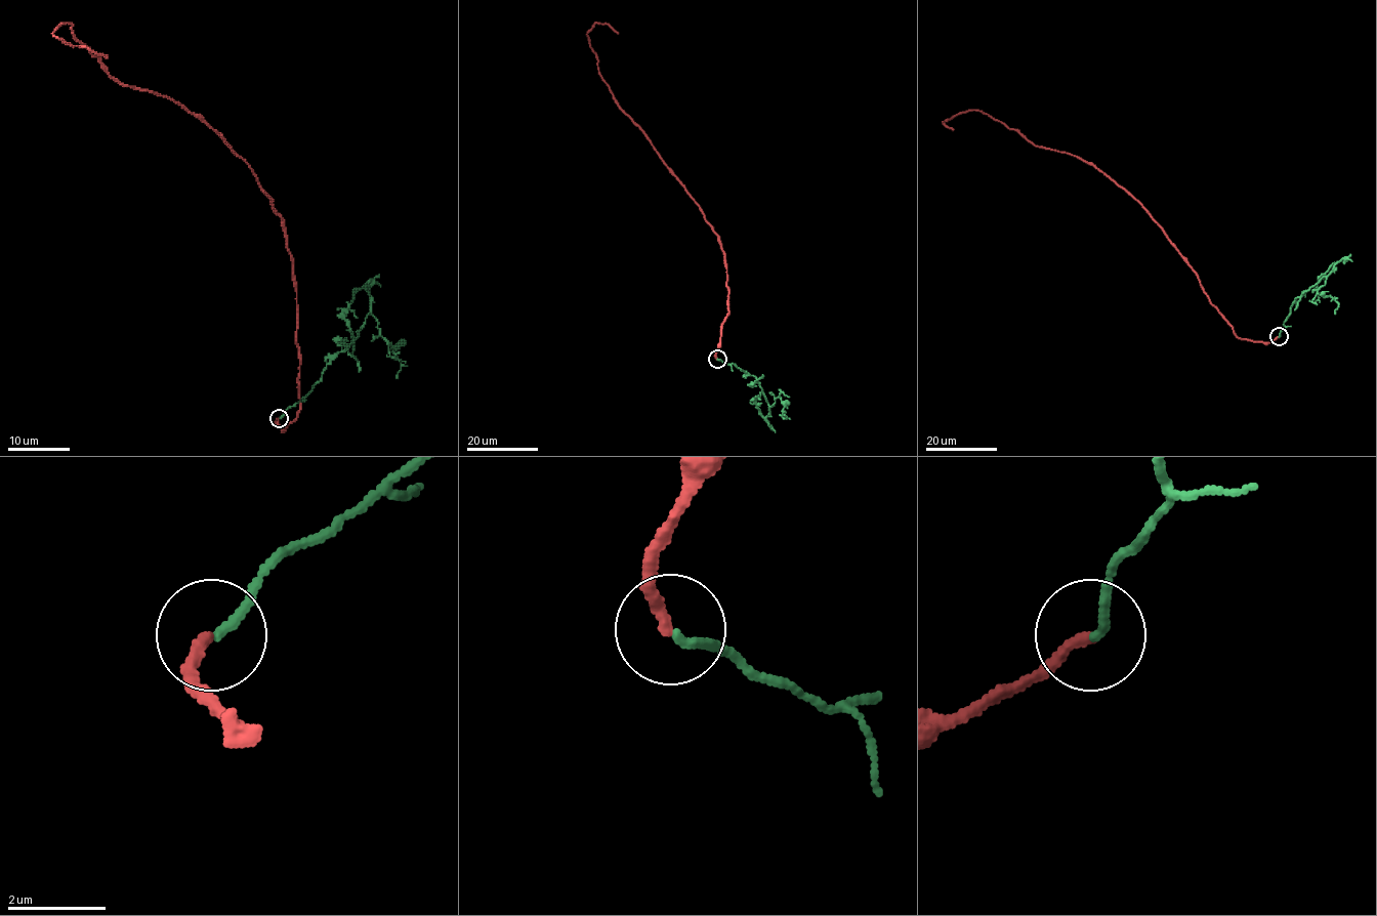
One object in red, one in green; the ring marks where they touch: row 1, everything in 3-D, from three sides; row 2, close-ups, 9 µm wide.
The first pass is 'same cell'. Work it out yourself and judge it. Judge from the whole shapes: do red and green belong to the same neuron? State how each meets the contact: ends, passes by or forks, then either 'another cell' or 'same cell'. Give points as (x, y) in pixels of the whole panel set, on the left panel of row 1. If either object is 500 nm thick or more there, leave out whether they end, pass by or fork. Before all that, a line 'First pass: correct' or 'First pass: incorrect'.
First pass: incorrect
red ends | green ends | another cell

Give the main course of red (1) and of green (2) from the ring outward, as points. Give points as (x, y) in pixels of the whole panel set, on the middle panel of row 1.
1: (717, 359), (728, 314), (725, 254), (700, 207), (602, 78), (587, 33), (596, 23), (618, 34)
2: (717, 359), (734, 364), (755, 377), (768, 404), (769, 413), (765, 417), (754, 400), (759, 399), (758, 394)

